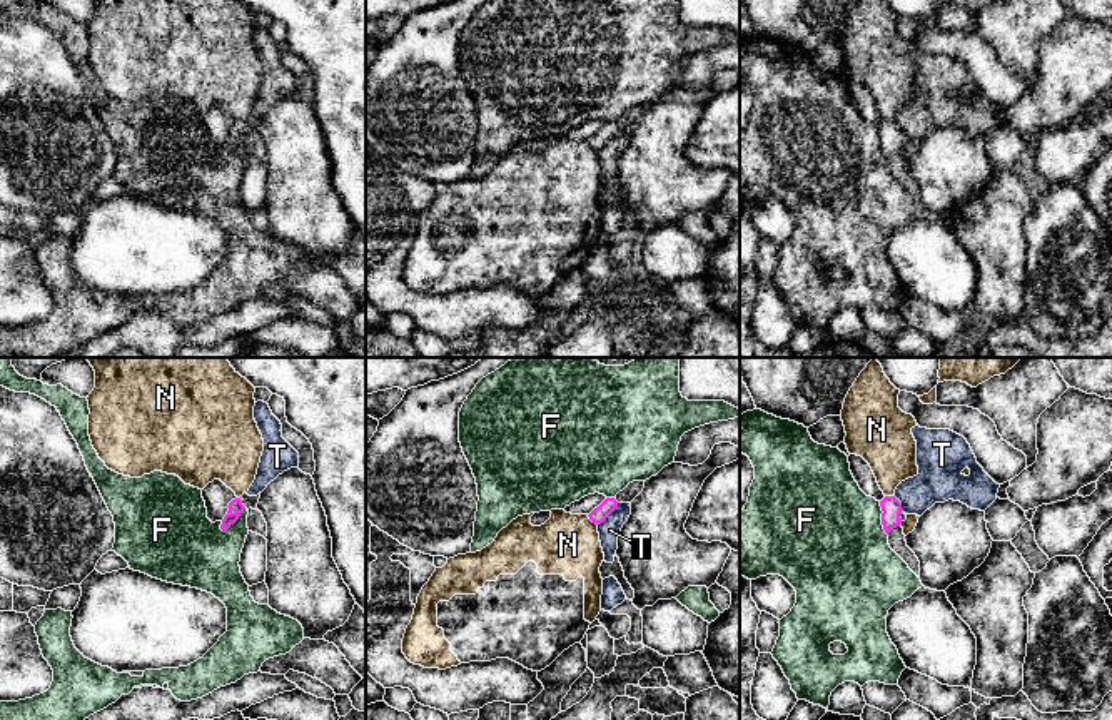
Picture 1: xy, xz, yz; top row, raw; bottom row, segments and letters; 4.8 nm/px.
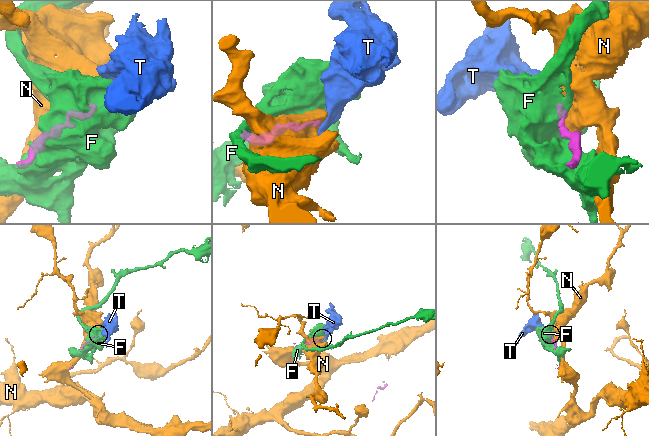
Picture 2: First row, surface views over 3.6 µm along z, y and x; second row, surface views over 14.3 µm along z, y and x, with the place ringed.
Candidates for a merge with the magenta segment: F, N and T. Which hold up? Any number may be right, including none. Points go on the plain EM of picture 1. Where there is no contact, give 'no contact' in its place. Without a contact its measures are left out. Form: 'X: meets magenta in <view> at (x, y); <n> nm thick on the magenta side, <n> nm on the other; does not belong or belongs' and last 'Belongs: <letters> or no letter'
F: meets magenta in xy at (232, 149); 70 nm thick on the magenta side, 360 nm on the other; does not belong
N: meets magenta in xz at (591, 146); 80 nm thick on the magenta side, 300 nm on the other; does not belong
T: meets magenta in xz at (610, 139); 80 nm thick on the magenta side, 100 nm on the other; does not belong
Belongs: no letter

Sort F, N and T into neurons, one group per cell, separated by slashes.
F / N / T

